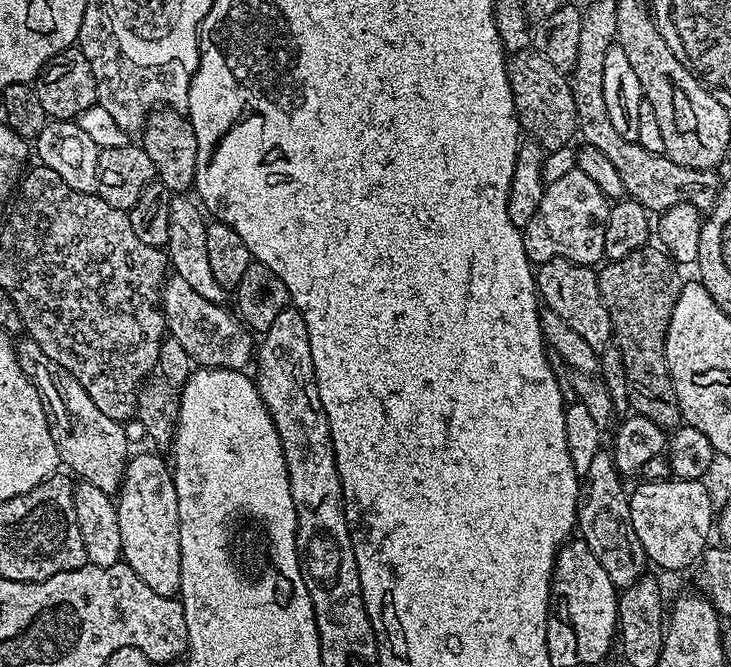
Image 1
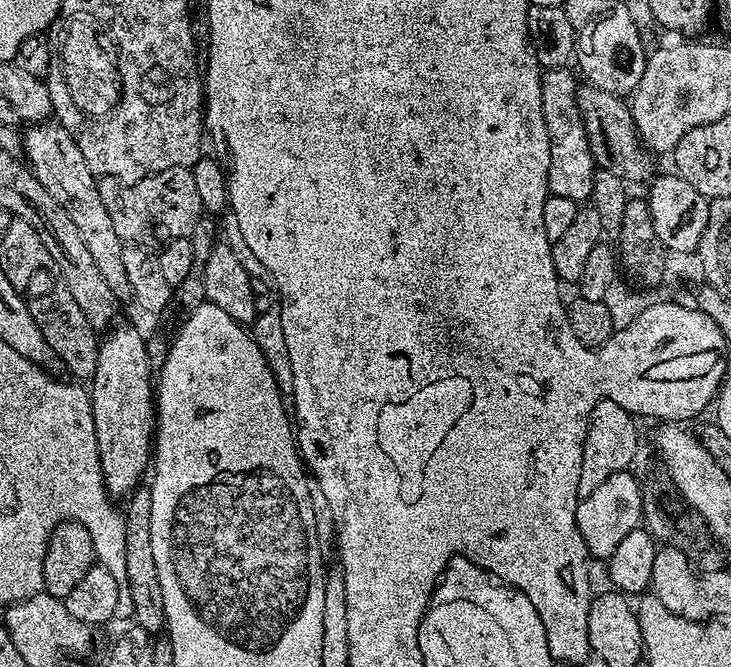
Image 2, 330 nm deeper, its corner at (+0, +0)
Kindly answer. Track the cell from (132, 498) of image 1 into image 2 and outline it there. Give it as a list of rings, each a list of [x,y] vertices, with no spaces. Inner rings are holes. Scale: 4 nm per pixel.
[[[118,328],[103,337],[98,366],[90,381],[94,433],[97,435],[104,484],[112,498],[124,498],[135,492],[141,483],[140,475],[149,471],[154,456],[154,373],[148,365],[146,340],[140,337],[136,328]]]

